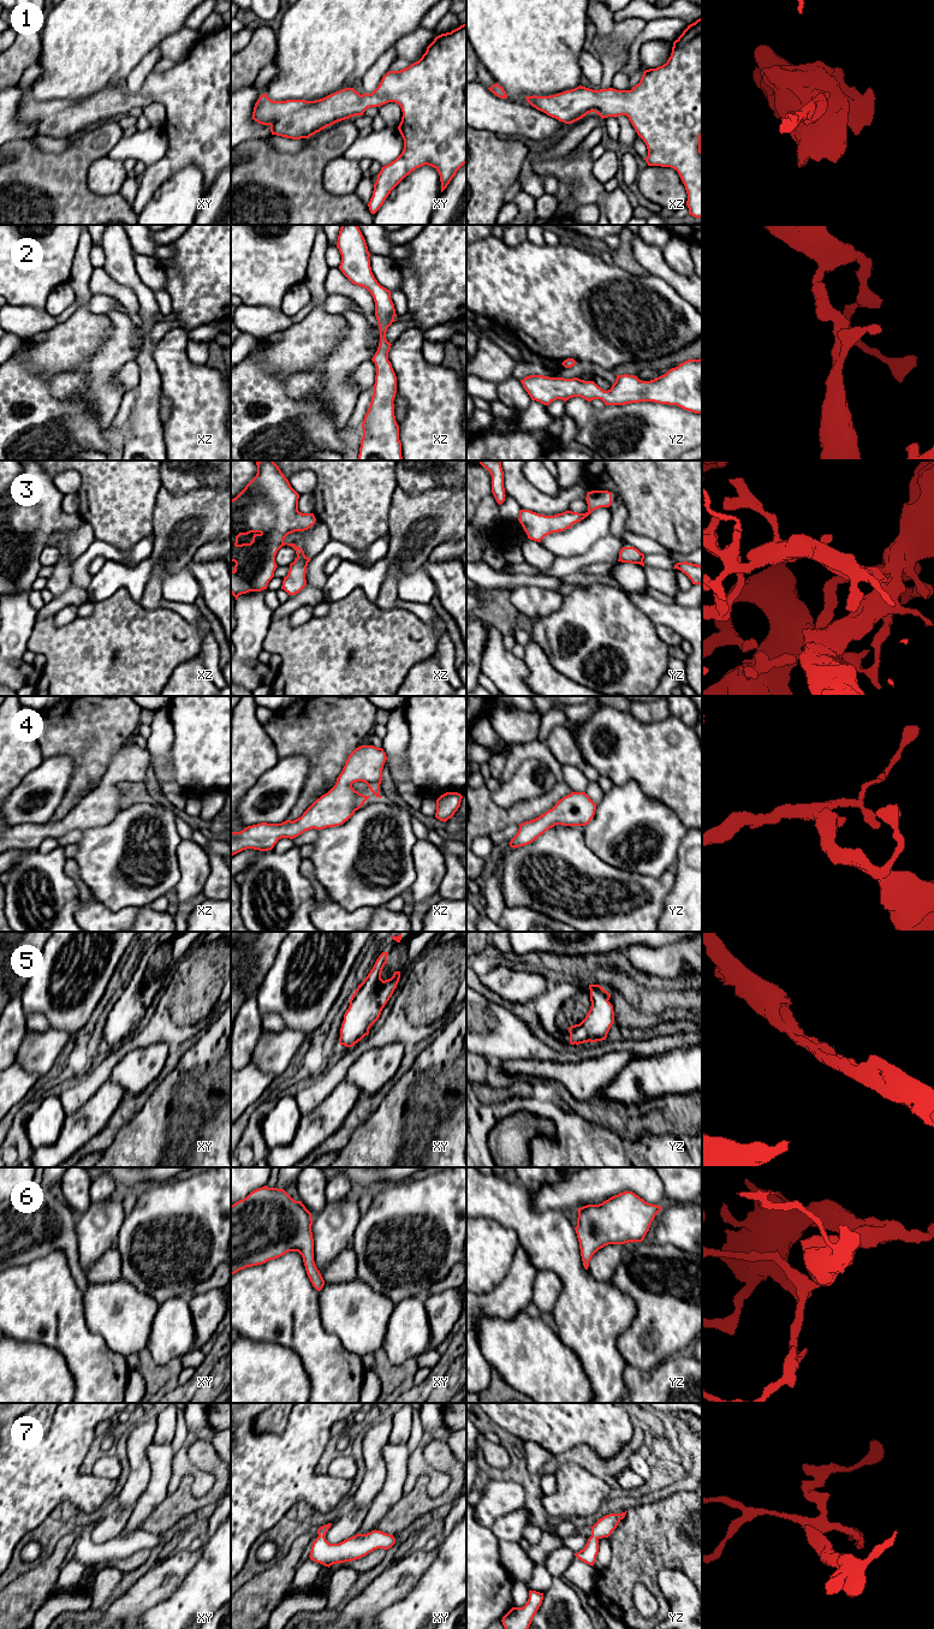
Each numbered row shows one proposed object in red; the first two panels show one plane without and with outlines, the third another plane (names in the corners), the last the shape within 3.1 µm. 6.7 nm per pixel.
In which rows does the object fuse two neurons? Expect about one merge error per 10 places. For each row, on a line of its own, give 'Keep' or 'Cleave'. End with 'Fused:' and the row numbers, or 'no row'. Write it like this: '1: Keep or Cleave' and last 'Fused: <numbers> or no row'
1: Keep
2: Keep
3: Keep
4: Keep
5: Keep
6: Keep
7: Keep
Fused: no row

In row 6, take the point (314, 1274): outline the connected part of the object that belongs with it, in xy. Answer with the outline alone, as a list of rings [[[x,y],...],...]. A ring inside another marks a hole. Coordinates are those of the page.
[[[264,1185],[251,1191],[231,1206],[231,1274],[266,1264],[288,1252],[298,1252],[313,1286],[320,1291],[325,1280],[314,1261],[311,1225],[311,1213],[302,1201],[293,1200],[284,1189]]]

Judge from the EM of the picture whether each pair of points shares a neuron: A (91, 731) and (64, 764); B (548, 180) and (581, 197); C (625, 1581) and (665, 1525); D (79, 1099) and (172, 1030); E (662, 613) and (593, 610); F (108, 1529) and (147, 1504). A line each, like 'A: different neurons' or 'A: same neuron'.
A: different neurons
B: different neurons
C: same neuron
D: same neuron
E: different neurons
F: different neurons

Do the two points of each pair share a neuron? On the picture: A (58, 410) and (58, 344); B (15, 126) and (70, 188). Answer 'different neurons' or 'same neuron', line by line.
A: same neuron
B: different neurons

